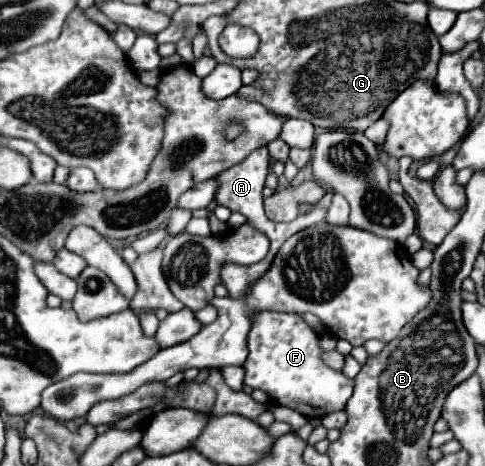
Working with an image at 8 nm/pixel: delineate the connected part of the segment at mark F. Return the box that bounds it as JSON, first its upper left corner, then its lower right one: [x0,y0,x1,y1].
[244,313,354,417]

